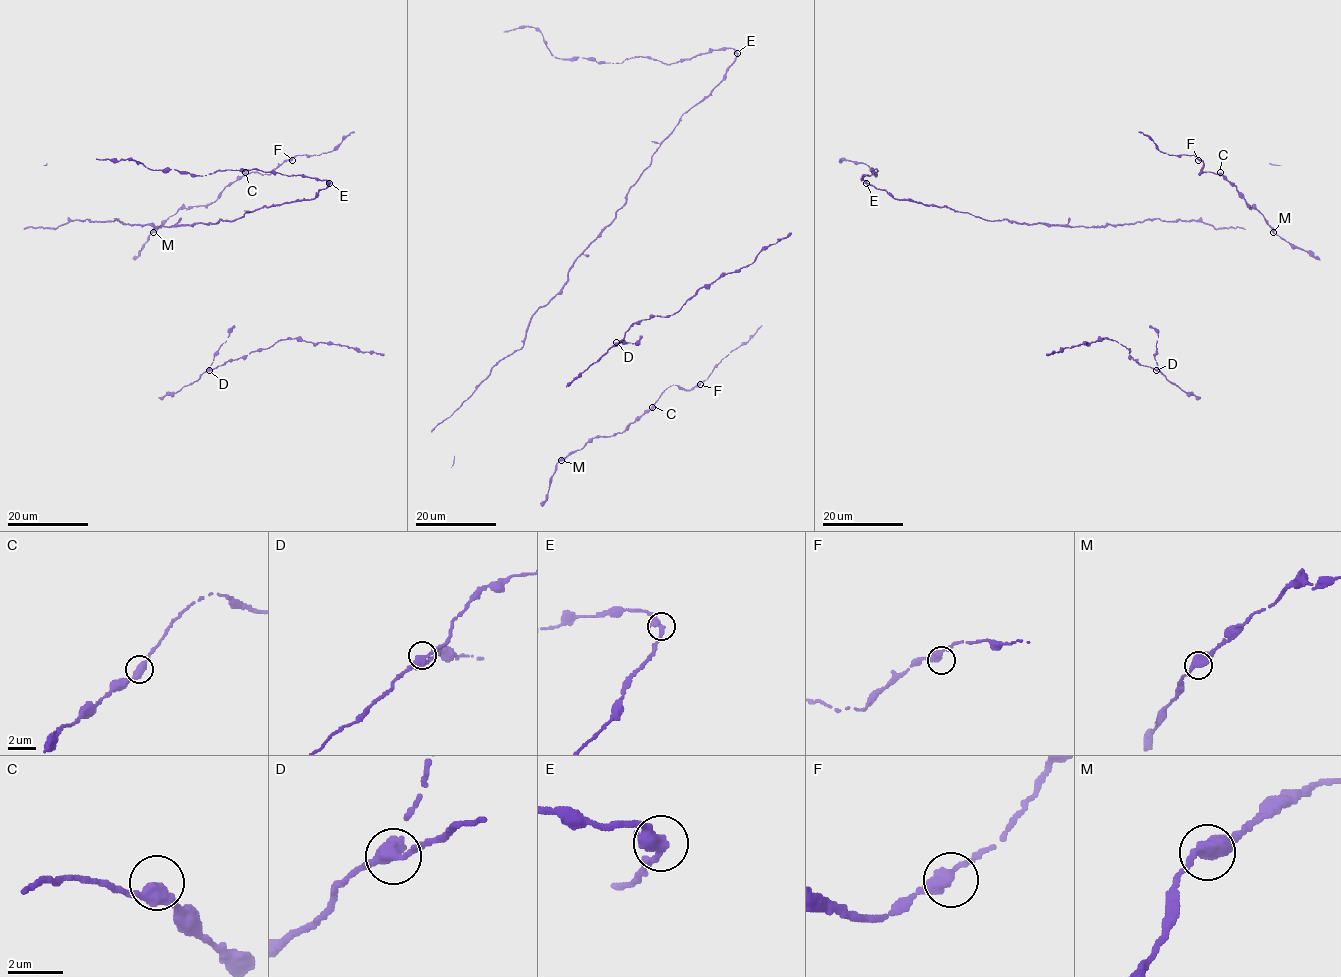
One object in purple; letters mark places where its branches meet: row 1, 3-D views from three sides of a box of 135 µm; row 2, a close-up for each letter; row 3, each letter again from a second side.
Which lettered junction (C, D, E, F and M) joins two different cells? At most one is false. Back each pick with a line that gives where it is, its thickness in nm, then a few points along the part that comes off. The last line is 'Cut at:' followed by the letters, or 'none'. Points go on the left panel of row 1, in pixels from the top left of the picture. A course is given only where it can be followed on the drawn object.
E: place (329, 183); calibre 400 nm; course (329, 182), (313, 198), (263, 206), (234, 220), (208, 225), (156, 227), (116, 218), (23, 229)
Cut at: E

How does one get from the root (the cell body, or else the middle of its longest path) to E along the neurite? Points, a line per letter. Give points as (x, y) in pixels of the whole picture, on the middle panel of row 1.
E: (576, 259), (615, 217), (628, 189), (649, 165), (660, 143), (679, 118), (723, 79), (737, 53)

